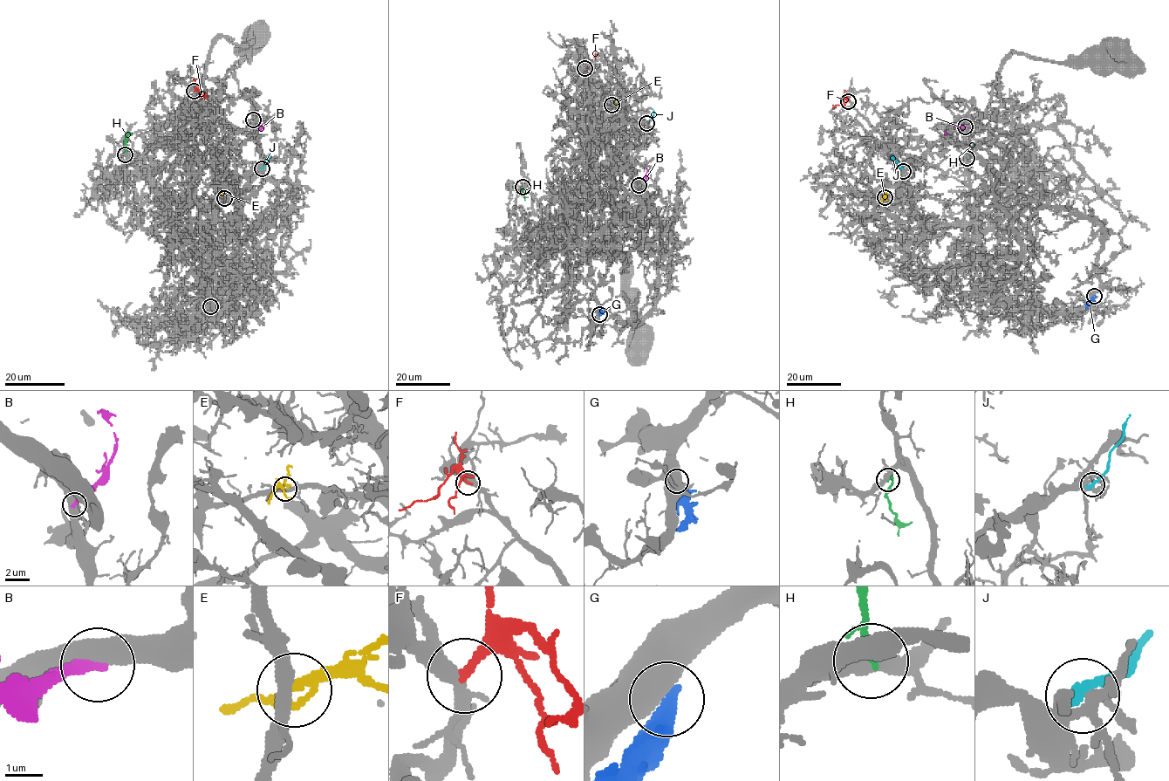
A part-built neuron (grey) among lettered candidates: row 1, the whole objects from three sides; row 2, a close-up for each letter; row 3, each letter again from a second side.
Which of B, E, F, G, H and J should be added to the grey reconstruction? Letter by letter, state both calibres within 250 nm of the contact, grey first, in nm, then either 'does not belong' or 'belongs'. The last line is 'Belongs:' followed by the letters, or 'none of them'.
B: calibres 550 and 300 nm; does not belong
E: calibres 340 and 240 nm; does not belong
F: calibres 360 and 260 nm; belongs
G: calibres 1000 and 480 nm; does not belong
H: calibres 300 and 130 nm; does not belong
J: calibres 240 and 400 nm; does not belong
Belongs: F

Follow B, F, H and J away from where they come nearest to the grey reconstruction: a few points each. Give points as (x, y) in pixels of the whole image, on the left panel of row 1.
B: (253, 119), (263, 125), (263, 127), (259, 125)
F: (194, 92), (199, 87), (206, 98)
H: (125, 154), (125, 141), (131, 133)
J: (262, 168), (271, 151)

